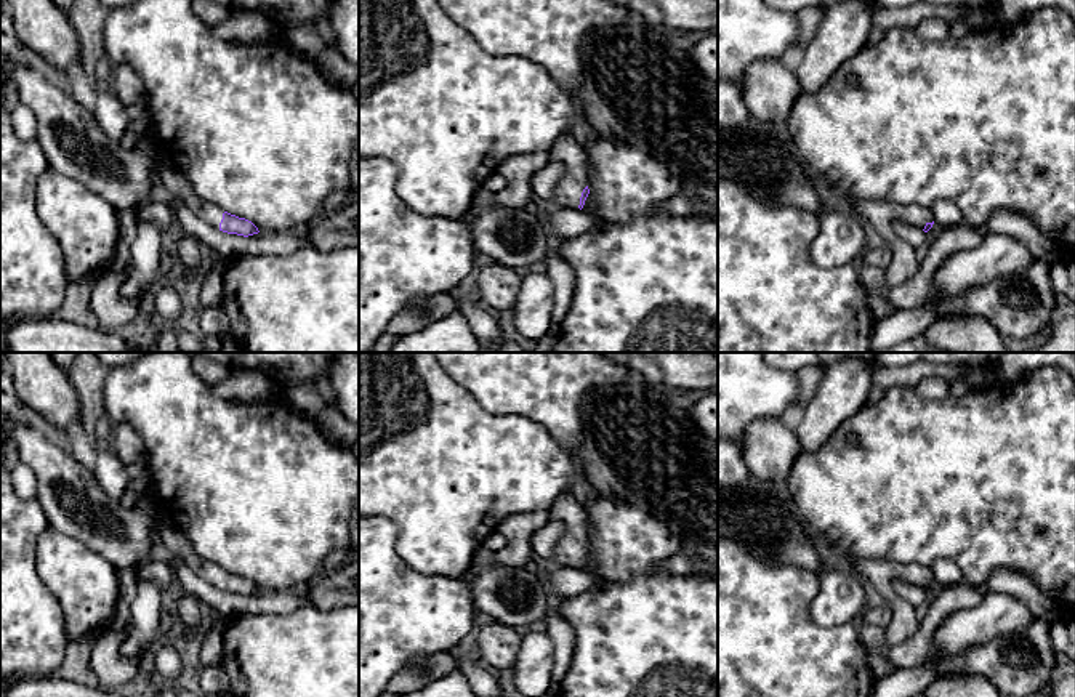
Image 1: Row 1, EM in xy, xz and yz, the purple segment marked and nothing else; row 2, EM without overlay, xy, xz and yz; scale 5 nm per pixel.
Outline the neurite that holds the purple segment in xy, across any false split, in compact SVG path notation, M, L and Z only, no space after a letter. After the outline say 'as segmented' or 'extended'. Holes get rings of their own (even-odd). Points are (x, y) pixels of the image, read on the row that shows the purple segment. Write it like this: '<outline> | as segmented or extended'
M162 165L160 179L171 195L181 200L191 212L194 212L199 218L207 221L210 226L223 232L237 234L244 237L260 232L252 221L231 215L223 208L200 199L195 194L195 191L191 187L186 176L176 168Z | extended

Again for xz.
M570 131L564 133L548 151L550 162L561 163L564 175L550 199L559 207L582 210L590 194L591 167L588 157Z | extended

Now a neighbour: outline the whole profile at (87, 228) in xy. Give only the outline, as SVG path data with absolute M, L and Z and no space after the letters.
M48 168L37 186L37 212L66 255L69 282L109 271L120 237L119 212L109 202Z

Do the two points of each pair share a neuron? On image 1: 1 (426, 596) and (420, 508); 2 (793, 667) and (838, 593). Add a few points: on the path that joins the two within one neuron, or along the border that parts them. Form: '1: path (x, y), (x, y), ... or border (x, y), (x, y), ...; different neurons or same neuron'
1: border (396, 551), (423, 574), (442, 574), (460, 579); different neurons
2: border (816, 587), (809, 616), (821, 625), (849, 624); different neurons

